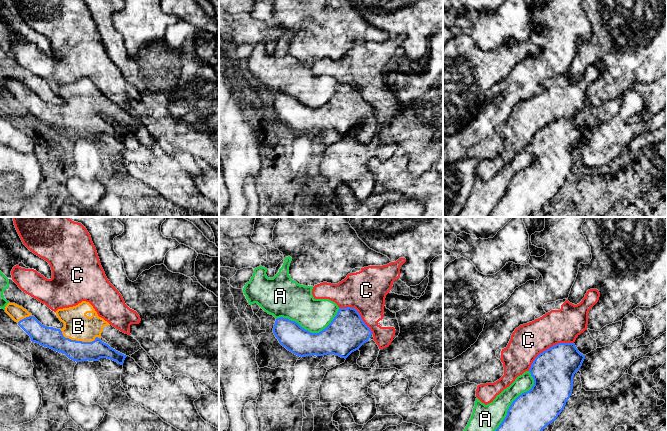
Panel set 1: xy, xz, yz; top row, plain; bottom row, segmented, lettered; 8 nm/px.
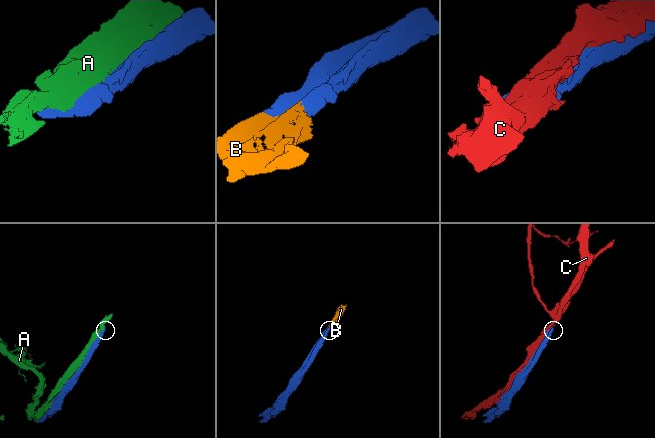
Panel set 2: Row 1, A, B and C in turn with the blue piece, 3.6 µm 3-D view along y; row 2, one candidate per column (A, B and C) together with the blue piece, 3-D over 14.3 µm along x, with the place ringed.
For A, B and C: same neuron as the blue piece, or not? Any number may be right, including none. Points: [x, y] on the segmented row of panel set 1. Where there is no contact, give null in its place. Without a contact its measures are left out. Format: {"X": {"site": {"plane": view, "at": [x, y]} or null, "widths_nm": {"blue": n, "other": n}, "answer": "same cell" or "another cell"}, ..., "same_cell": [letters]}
{"A": {"site": {"plane": "xz", "at": [310, 332]}, "widths_nm": {"blue": 280, "other": 280}, "answer": "another cell"}, "B": {"site": {"plane": "xy", "at": [78, 341]}, "widths_nm": {"blue": 170, "other": 220}, "answer": "same cell"}, "C": {"site": {"plane": "yz", "at": [548, 348]}, "widths_nm": {"blue": 340, "other": 280}, "answer": "another cell"}, "same_cell": ["B"]}

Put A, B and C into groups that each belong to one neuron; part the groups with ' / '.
A / B / C

